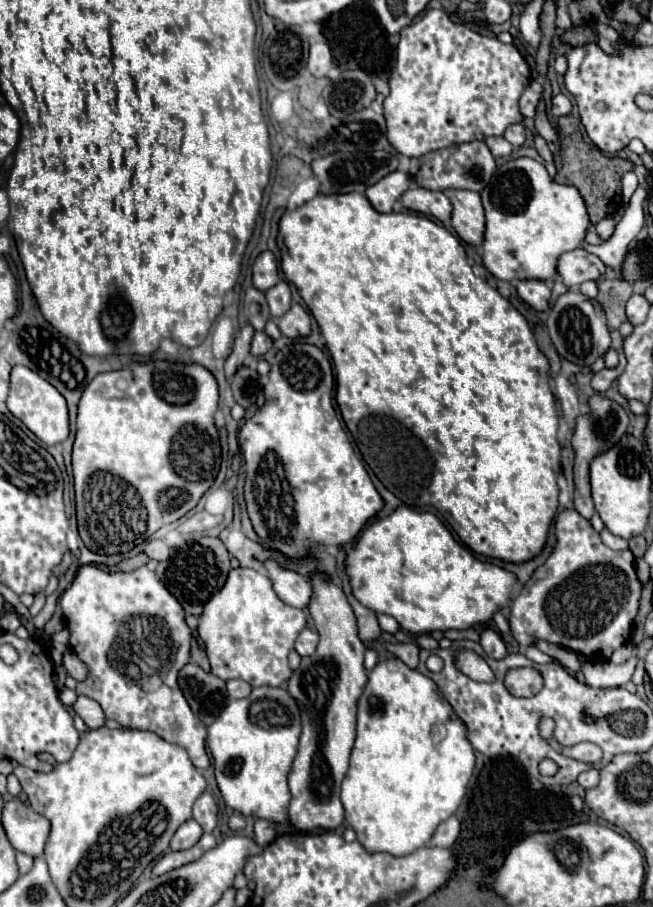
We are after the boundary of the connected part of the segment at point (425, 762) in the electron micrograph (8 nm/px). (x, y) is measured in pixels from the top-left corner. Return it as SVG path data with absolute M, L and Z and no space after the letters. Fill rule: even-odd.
M399 658L377 662L359 698L357 740L351 752L349 770L341 784L345 822L355 830L367 852L389 852L405 856L425 846L437 826L455 814L475 768L473 746L467 740L465 724L455 716L449 702L439 694L437 684L421 672L405 666Z

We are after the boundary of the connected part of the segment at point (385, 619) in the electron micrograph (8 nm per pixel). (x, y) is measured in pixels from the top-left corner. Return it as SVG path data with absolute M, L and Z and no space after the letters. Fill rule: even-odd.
M377 614L377 620L379 620L379 626L383 632L389 632L389 634L395 634L399 630L399 624L395 618L387 616L387 614Z

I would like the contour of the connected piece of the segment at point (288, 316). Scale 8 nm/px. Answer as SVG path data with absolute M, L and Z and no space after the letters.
M291 304L291 308L281 318L277 318L275 324L279 326L279 330L287 338L307 336L311 332L311 328L309 328L309 314L305 312L305 308L301 304Z

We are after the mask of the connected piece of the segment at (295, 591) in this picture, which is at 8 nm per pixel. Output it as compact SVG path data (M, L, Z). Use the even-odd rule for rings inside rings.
M267 558L263 562L275 594L289 606L305 608L311 598L311 584L297 572L283 568L277 560Z

